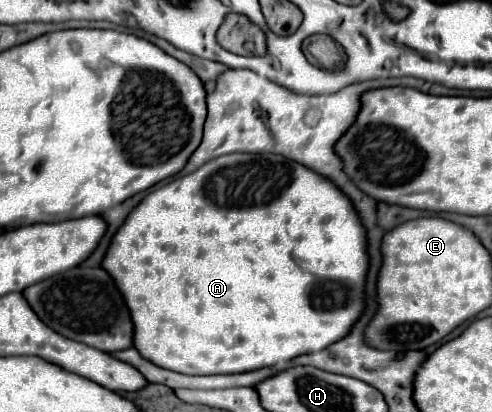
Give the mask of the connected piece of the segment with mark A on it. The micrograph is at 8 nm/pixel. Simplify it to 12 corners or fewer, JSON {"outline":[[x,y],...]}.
{"outline":[[227,154],[103,266],[135,348],[237,374],[343,340],[367,230],[331,180]]}

